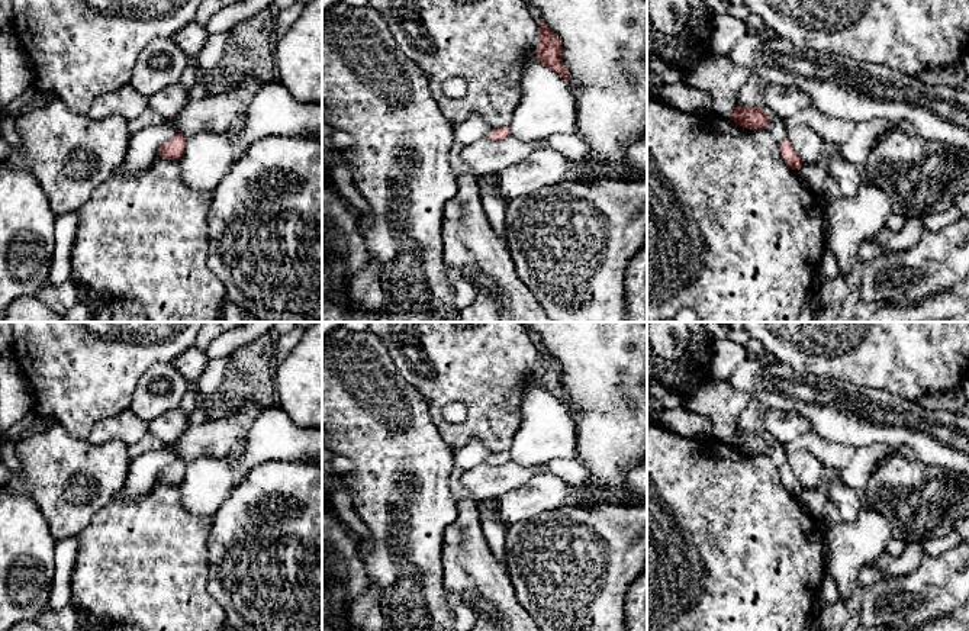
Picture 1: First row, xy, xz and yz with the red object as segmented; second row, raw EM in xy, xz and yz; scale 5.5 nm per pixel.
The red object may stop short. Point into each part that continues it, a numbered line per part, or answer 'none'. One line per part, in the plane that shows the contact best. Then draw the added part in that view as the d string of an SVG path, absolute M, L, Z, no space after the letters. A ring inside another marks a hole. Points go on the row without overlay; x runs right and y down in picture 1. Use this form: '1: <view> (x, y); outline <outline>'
none

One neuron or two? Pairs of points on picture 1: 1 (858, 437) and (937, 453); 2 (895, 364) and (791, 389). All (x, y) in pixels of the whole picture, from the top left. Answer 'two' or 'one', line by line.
1: one
2: two

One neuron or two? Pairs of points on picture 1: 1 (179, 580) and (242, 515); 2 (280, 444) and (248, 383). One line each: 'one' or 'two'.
1: two
2: two

